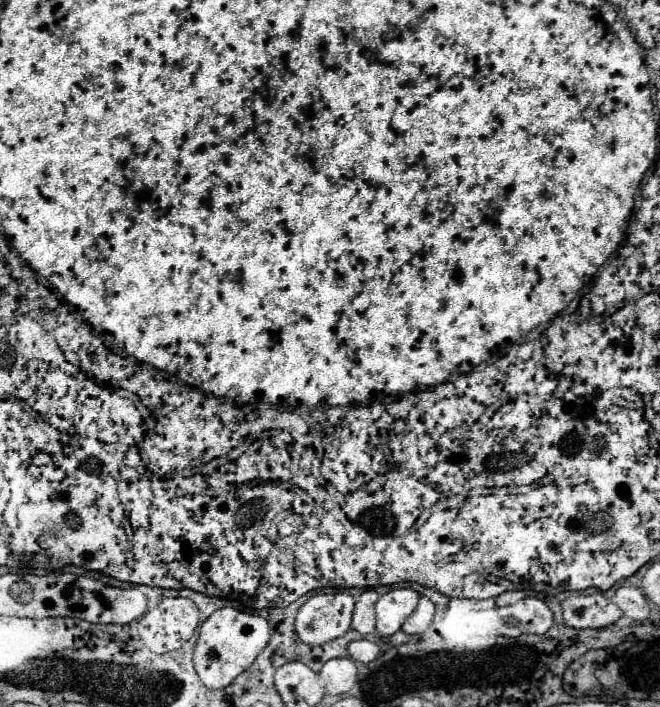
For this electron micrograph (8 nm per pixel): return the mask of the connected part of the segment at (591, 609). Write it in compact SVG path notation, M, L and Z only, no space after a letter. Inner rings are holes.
M601 592L571 596L563 602L563 618L571 628L605 628L621 618L621 612Z

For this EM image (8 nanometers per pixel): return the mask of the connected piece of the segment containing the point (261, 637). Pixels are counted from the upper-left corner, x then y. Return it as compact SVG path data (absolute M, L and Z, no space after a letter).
M231 606L219 608L201 624L199 642L193 654L195 670L207 688L225 688L253 664L253 660L267 646L267 642L269 624L263 616L243 612Z

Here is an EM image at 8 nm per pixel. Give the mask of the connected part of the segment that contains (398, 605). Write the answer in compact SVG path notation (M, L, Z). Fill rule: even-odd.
M395 588L383 594L375 606L377 610L377 628L375 632L383 638L393 636L401 630L401 624L411 616L419 604L421 594L411 588Z

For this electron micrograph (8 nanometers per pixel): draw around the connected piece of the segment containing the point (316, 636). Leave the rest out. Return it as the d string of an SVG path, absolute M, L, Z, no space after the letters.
M347 592L315 594L297 612L295 630L307 644L325 644L351 628L355 598Z

